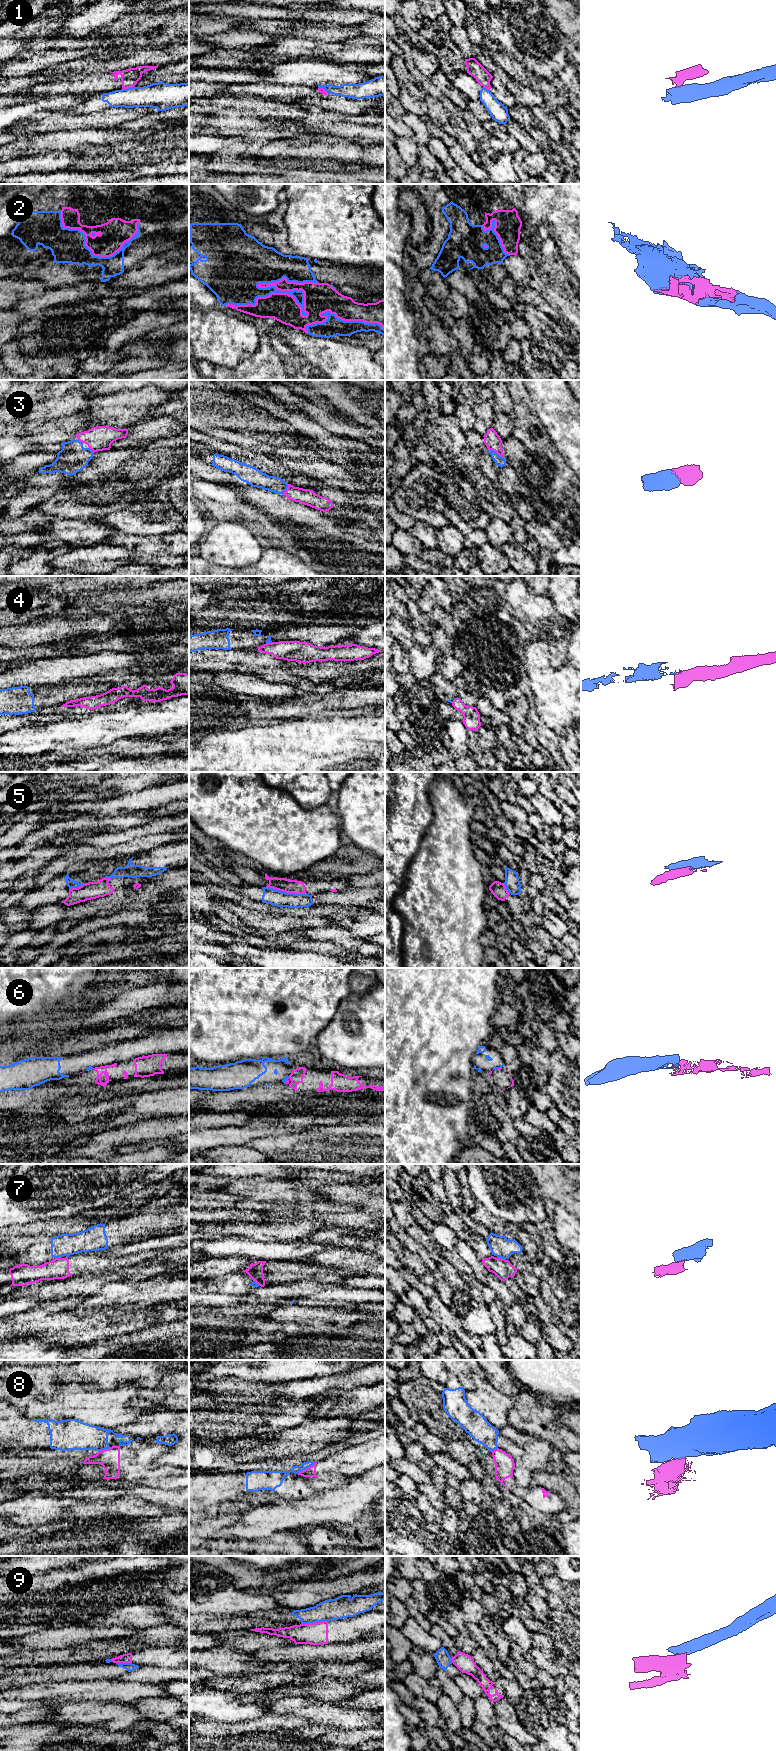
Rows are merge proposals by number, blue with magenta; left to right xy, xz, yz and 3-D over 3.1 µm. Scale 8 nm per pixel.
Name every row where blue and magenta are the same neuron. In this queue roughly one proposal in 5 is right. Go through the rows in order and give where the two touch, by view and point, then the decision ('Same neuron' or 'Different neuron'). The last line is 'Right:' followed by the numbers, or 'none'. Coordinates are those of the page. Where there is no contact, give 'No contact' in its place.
1: Touches blue at xy (127, 88). Different neuron
2: Touches blue at xz (268, 287). Same neuron
3: Touches blue at yz (495, 452). Same neuron
4: Touches blue at xz (268, 642). Different neuron
5: Touches blue at xz (285, 892). Different neuron
6: Touches blue at xz (286, 1080). Different neuron
7: Touches blue at yz (502, 1258). Different neuron
8: Touches blue at xz (306, 1468). Different neuron
9: Touches blue at xz (314, 1622). Different neuron
Right: 2, 3

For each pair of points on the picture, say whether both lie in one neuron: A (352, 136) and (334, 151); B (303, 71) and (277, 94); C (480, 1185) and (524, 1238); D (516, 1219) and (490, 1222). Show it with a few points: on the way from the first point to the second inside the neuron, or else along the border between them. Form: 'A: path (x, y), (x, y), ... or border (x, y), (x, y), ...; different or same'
A: border (343, 137), (348, 141), (358, 142); different
B: border (266, 82), (296, 84), (298, 86); different
C: border (507, 1223), (520, 1226); different
D: border (483, 1206), (506, 1224); different

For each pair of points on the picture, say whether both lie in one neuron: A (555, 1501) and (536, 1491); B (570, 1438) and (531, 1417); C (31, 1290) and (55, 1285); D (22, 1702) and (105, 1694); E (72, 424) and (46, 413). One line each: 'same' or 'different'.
A: same
B: same
C: same
D: same
E: different

